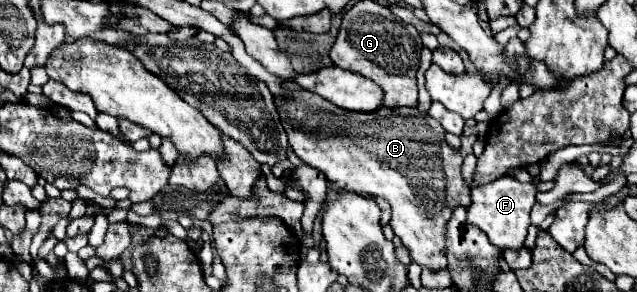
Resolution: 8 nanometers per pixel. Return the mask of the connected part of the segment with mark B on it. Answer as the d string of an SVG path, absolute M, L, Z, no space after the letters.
M304 89L292 91L288 93L288 97L274 97L274 103L278 107L282 127L288 133L288 143L294 149L294 153L302 159L302 163L324 173L328 183L336 191L362 191L366 195L386 199L392 207L392 229L402 239L404 247L408 247L412 261L434 271L446 267L446 223L454 207L468 207L470 187L460 171L460 151L446 143L444 129L434 117L414 107L380 107L374 113L340 111L340 107Z

